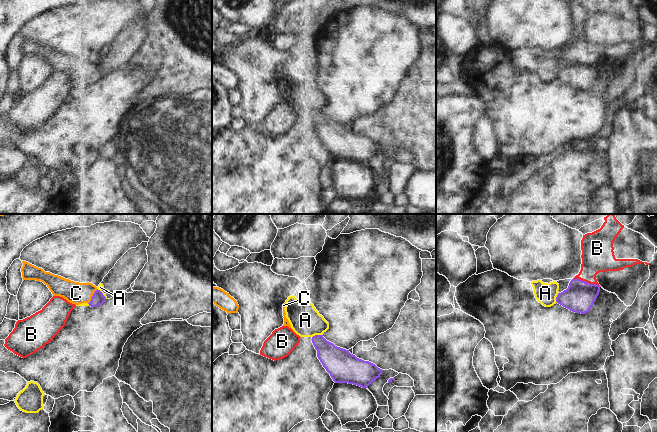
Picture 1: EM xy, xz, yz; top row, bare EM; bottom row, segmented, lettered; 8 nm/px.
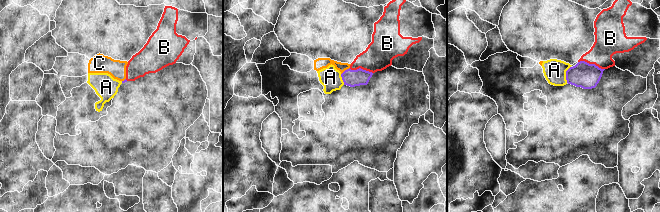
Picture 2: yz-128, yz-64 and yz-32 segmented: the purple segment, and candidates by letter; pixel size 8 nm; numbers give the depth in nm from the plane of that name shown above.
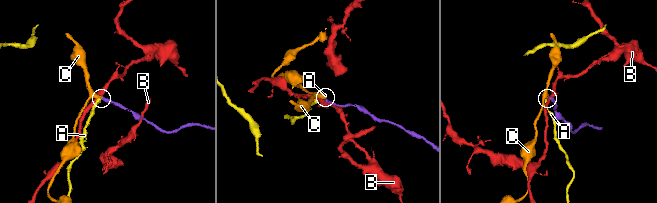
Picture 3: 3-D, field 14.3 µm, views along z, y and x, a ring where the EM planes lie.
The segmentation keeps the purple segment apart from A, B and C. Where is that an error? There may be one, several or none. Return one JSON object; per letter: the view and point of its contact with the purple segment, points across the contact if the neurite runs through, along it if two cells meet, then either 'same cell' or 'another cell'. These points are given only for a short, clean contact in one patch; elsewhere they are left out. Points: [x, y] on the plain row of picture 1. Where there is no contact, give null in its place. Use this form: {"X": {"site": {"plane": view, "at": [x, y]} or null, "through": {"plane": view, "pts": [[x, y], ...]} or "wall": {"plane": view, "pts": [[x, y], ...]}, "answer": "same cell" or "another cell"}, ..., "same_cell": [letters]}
{"A": {"site": {"plane": "yz", "at": [556, 73]}, "wall": {"plane": "yz", "pts": [[558, 68], [556, 78]]}, "answer": "another cell"}, "B": {"site": {"plane": "yz", "at": [586, 58]}, "wall": {"plane": "yz", "pts": [[573, 54], [579, 54], [600, 62]]}, "answer": "another cell"}, "C": {"site": {"plane": "xy", "at": [92, 72]}, "through": {"plane": "xy", "pts": [[98, 74], [92, 72], [88, 69], [76, 69]]}, "answer": "same cell"}, "same_cell": ["C"]}

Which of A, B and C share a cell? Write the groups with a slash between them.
A / B / C

